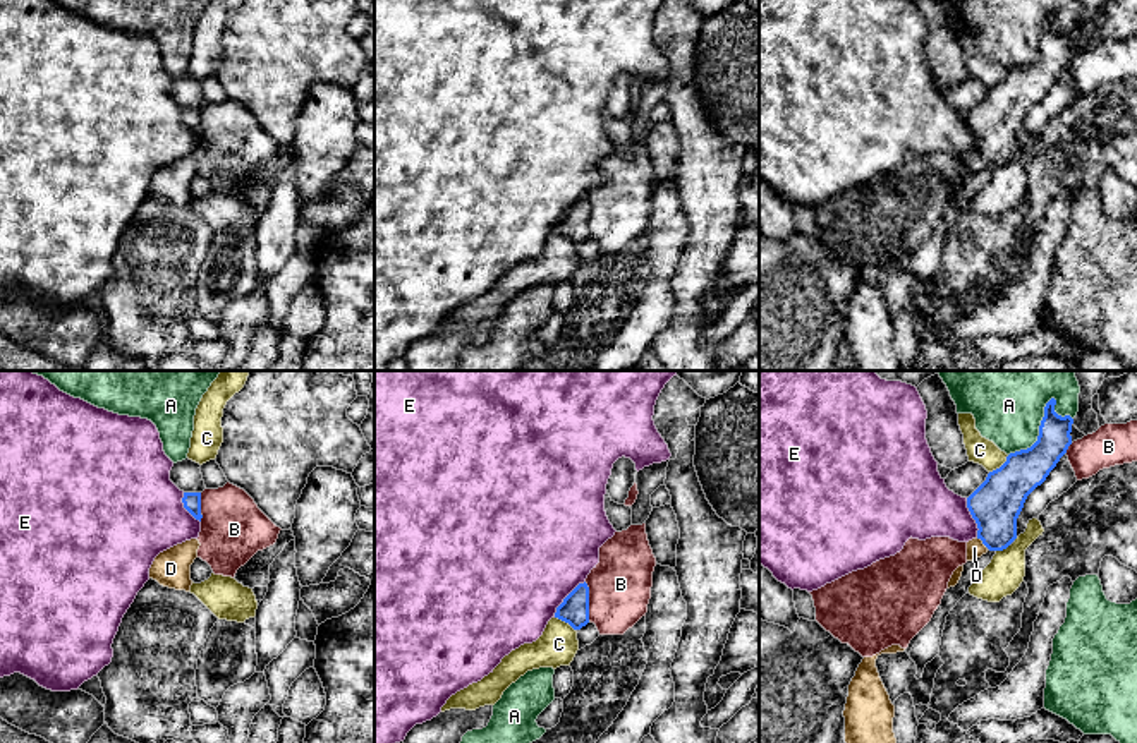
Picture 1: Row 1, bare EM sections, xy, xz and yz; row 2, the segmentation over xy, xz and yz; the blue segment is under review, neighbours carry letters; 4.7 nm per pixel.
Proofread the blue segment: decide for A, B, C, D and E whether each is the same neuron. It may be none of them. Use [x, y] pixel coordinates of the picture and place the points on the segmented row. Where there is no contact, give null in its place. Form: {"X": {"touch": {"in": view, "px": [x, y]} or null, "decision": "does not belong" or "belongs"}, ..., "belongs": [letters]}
{"A": {"touch": {"in": "yz", "px": [1043, 417]}, "decision": "does not belong"}, "B": {"touch": {"in": "xz", "px": [588, 601]}, "decision": "does not belong"}, "C": {"touch": {"in": "yz", "px": [1002, 465]}, "decision": "does not belong"}, "D": {"touch": {"in": "yz", "px": [983, 543]}, "decision": "belongs"}, "E": {"touch": {"in": "xz", "px": [565, 598]}, "decision": "does not belong"}, "belongs": ["D"]}

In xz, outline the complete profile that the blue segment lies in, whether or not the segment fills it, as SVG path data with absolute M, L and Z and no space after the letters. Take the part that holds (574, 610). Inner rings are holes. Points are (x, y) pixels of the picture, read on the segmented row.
M579 583L556 607L555 618L568 623L574 630L581 630L589 623L589 587Z

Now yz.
M1056 400L1044 407L1037 441L1006 456L967 498L967 508L977 523L977 537L967 542L967 561L988 551L1003 551L1017 539L1017 518L1027 496L1041 486L1072 444L1070 415L1055 412Z

